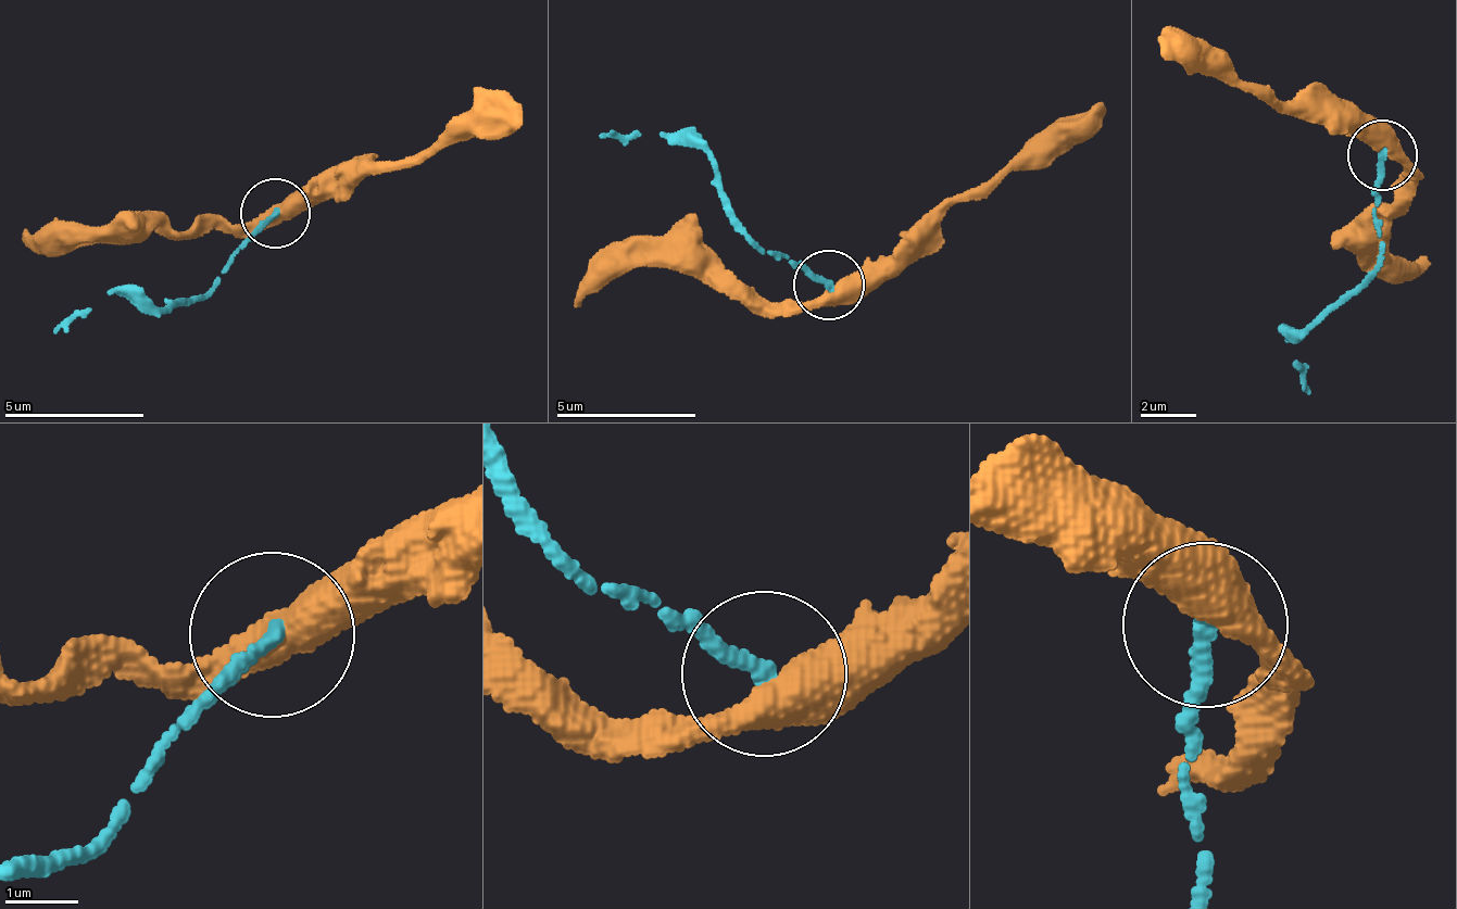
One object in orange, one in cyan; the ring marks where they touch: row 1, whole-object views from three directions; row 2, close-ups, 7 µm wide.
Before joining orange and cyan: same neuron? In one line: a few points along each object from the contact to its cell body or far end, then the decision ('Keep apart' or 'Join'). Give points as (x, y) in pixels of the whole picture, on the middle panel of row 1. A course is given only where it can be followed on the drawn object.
Course of orange: (833, 282), (876, 276), (953, 201), (980, 200), (1091, 116), (1107, 108). Course of cyan: (827, 282), (760, 249), (728, 213), (710, 152), (663, 138), (602, 135). Keep apart

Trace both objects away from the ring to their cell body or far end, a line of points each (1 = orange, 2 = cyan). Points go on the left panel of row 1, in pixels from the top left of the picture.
1: (279, 214), (321, 202), (385, 166), (413, 164), (511, 124), (523, 104)
2: (273, 214), (216, 285), (185, 301), (162, 305), (111, 293), (57, 331)

